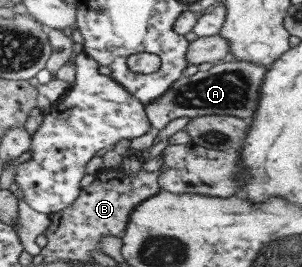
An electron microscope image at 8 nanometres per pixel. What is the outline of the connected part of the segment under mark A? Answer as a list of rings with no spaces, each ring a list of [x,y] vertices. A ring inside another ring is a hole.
[[[234,60],[215,63],[211,68],[198,71],[189,77],[181,76],[156,101],[149,102],[148,105],[144,106],[144,113],[151,127],[145,135],[131,141],[131,148],[142,151],[150,147],[152,139],[155,138],[158,131],[171,120],[180,117],[195,118],[203,115],[225,115],[245,121],[252,120],[254,111],[257,109],[260,83],[266,68],[266,66],[249,63],[248,61]]]

